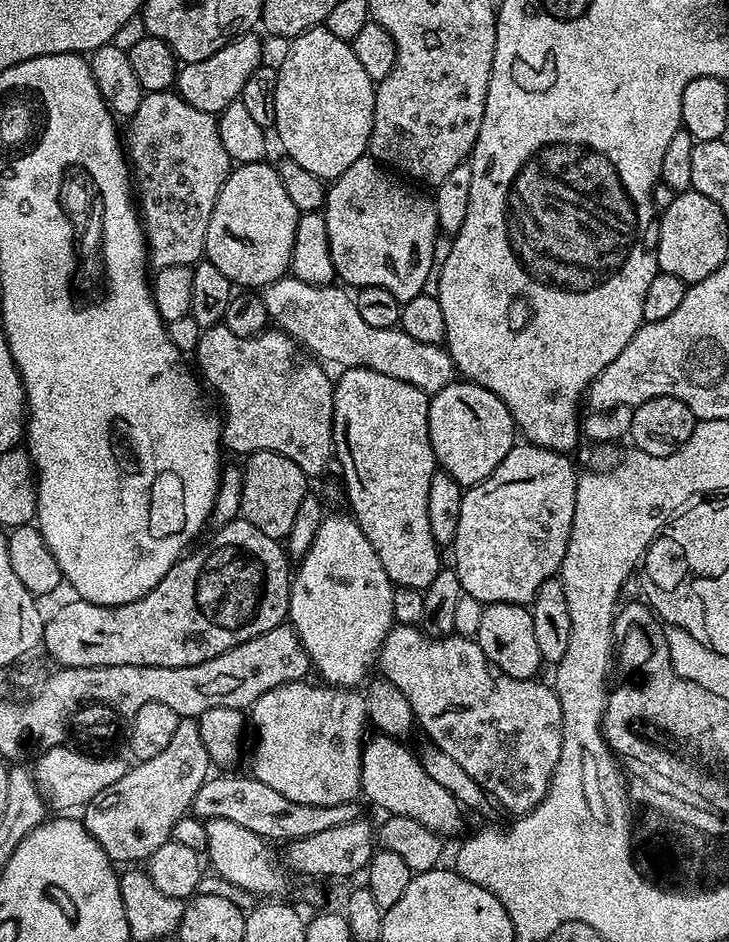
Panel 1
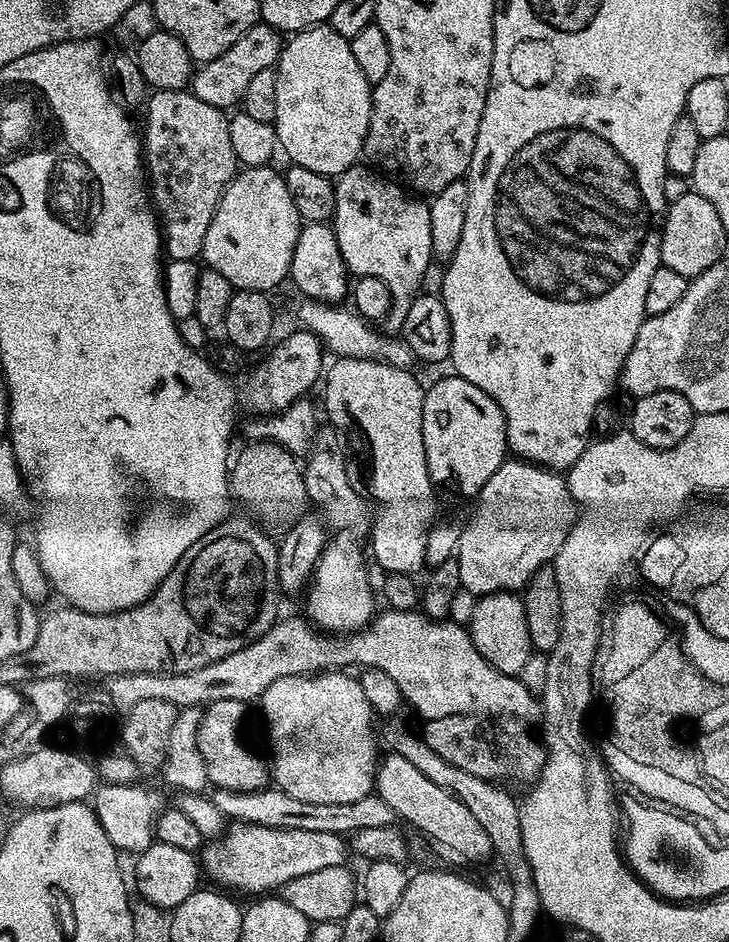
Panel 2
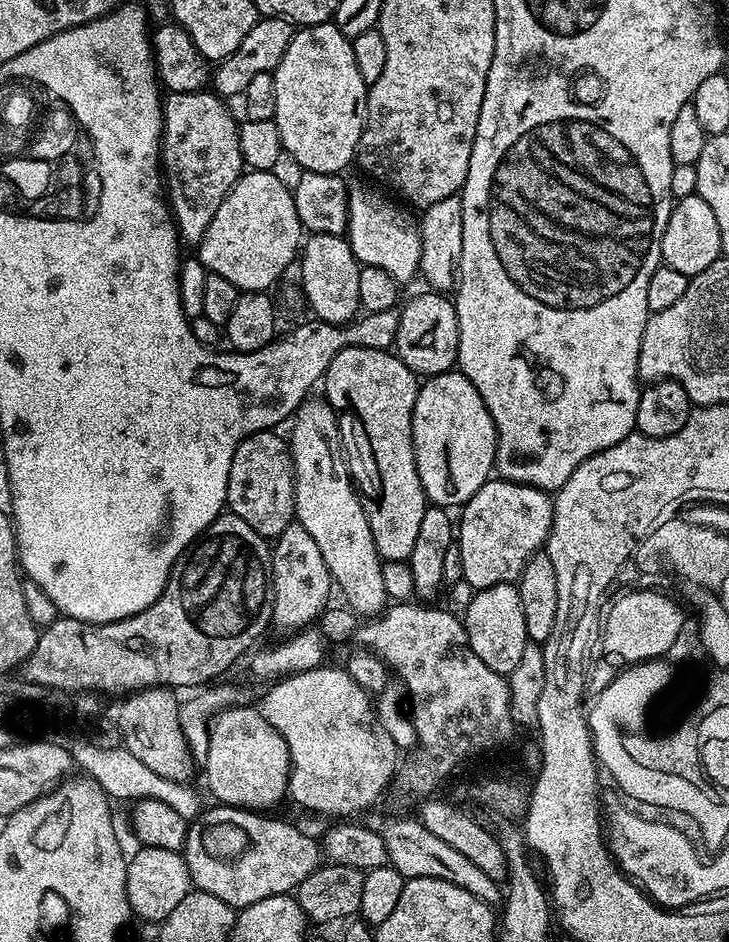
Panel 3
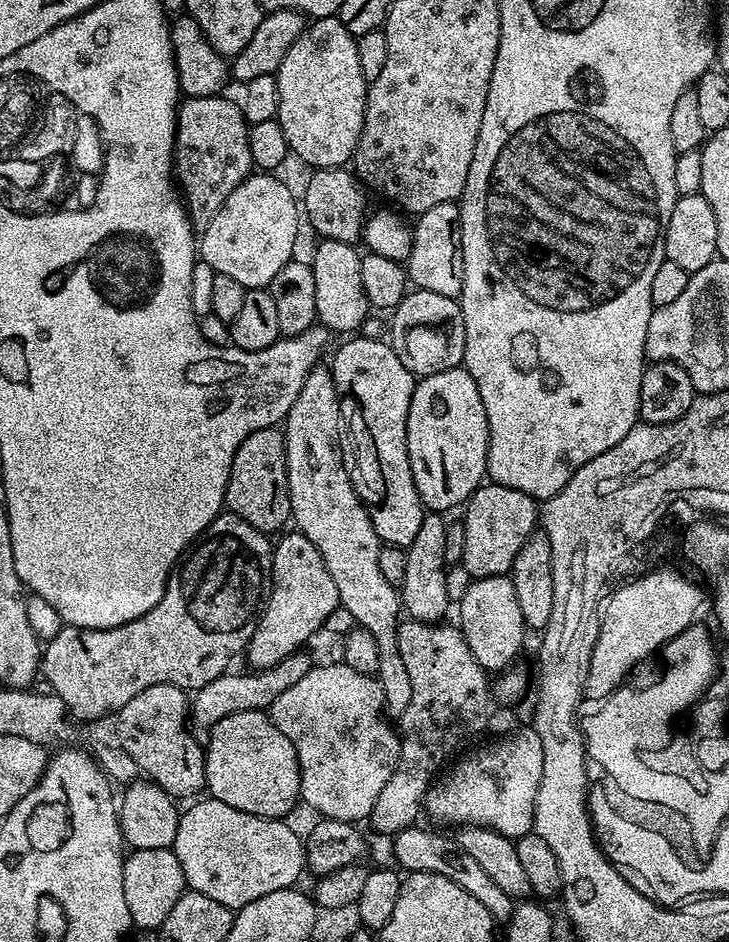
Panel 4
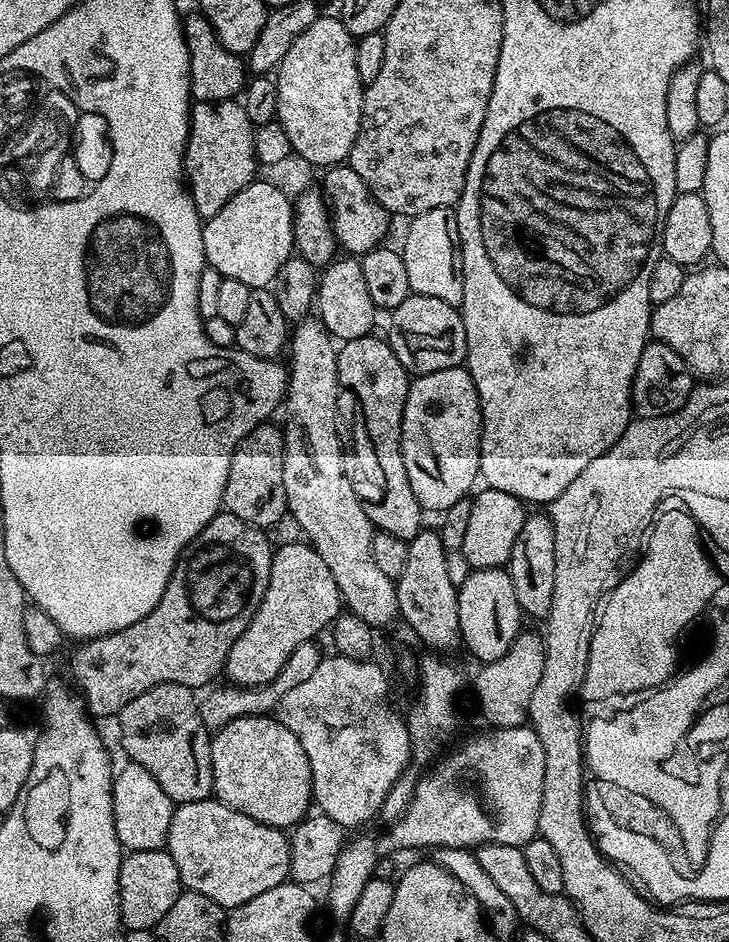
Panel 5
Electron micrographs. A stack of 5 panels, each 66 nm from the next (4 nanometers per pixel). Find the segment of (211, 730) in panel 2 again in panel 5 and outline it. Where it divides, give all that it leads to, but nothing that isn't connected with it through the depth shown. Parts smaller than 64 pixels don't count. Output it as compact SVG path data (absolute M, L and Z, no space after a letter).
M271 715L234 718L218 729L212 736L212 769L212 790L220 803L228 804L234 810L271 828L291 830L309 815L313 807L312 771L306 750L302 750L302 742L298 742L298 738L294 738L294 734L290 734L290 730L286 730L286 726Z

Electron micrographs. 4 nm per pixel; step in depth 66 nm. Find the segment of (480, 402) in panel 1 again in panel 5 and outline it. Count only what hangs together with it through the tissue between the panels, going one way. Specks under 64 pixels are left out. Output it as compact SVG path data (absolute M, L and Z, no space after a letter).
M467 367L416 376L409 383L400 449L410 478L410 490L414 490L414 498L418 498L425 513L443 514L477 487L476 480L478 484L481 479L480 399Z

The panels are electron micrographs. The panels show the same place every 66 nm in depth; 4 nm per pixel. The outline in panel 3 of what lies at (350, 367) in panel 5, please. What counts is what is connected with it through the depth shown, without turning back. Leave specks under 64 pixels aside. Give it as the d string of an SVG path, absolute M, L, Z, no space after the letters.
M344 348L338 354L334 354L334 358L330 362L330 366L324 371L324 378L322 381L323 399L328 401L331 408L335 408L337 413L344 414L344 412L353 412L356 415L356 420L360 424L347 425L346 436L353 440L346 448L346 459L350 465L350 472L353 477L361 485L369 484L372 489L369 490L367 499L364 500L364 509L366 510L366 518L370 522L370 534L374 534L374 546L378 550L381 561L386 560L402 560L407 561L409 554L414 550L414 542L418 538L418 525L422 522L422 514L426 507L424 498L424 491L422 490L422 482L418 478L418 466L414 458L414 438L412 437L412 419L414 418L414 402L416 401L416 393L418 391L418 377L416 373L410 371L395 351L389 349L366 349L366 348Z

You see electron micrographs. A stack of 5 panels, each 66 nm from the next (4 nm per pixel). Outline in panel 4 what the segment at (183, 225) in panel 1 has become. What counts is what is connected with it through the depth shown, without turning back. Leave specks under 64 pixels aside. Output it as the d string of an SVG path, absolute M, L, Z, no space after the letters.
M224 94L189 96L181 99L176 110L176 148L172 152L174 180L197 233L210 226L214 214L222 210L222 202L254 172L248 137L250 125L244 119L243 107L226 97Z

